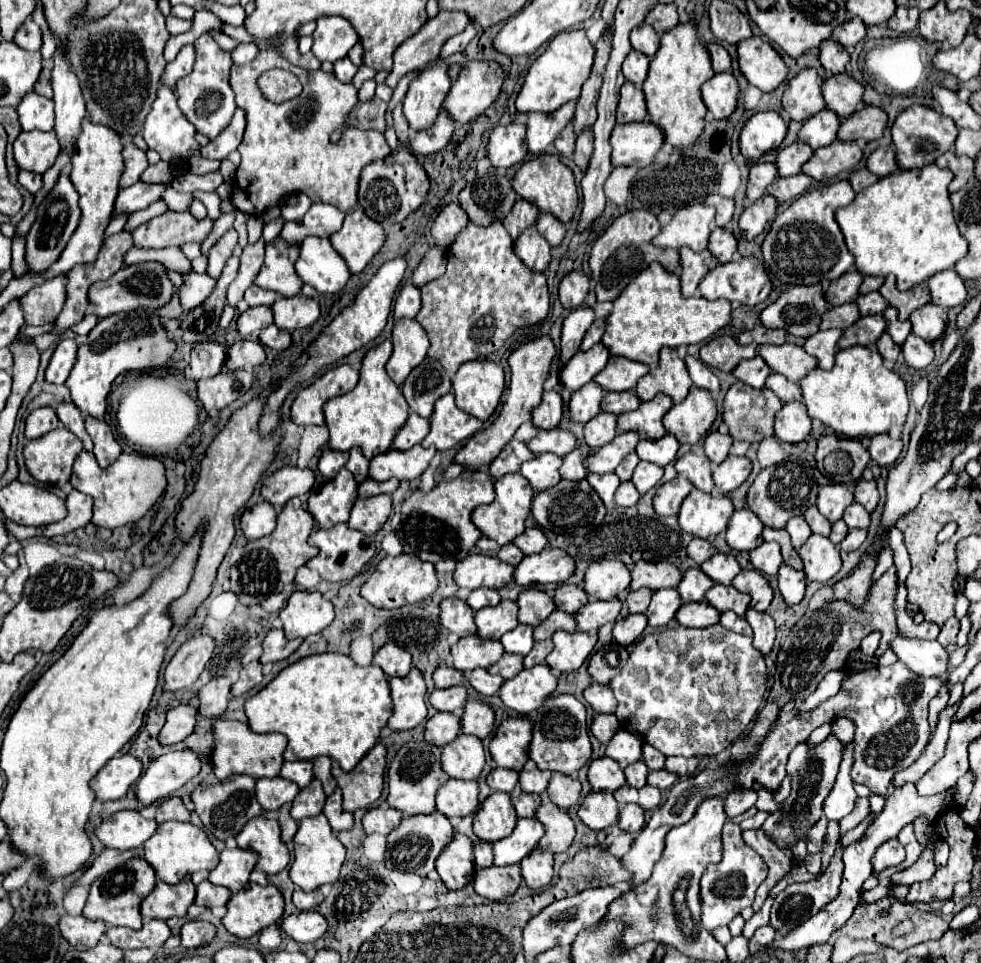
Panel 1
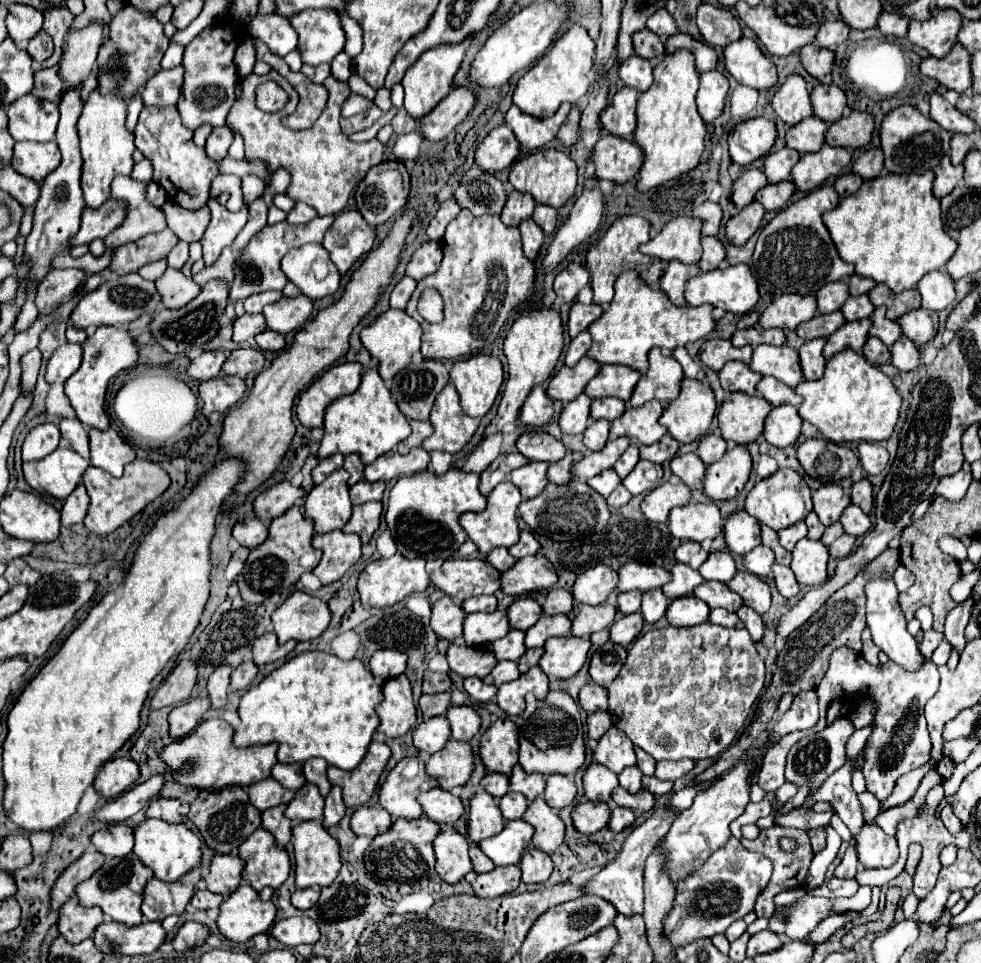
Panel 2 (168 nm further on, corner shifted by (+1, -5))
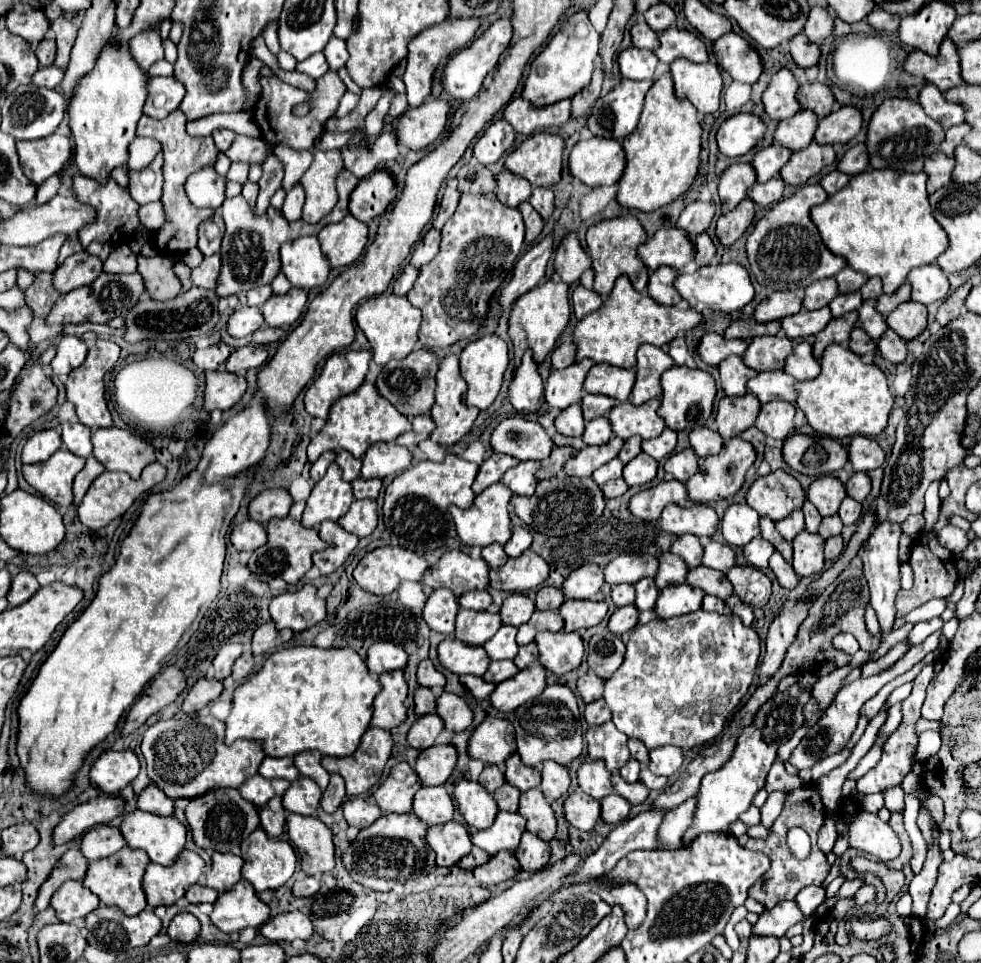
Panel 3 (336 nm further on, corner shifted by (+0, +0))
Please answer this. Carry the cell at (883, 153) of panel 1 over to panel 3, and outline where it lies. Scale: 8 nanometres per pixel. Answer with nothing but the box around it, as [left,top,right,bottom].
[838,143,870,175]

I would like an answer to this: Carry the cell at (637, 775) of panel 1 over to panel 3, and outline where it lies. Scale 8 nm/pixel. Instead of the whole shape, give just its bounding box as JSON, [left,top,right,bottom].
[620,759,640,783]

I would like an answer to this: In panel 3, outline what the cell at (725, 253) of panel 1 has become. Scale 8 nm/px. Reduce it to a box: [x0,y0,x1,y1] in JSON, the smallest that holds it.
[694,233,716,267]

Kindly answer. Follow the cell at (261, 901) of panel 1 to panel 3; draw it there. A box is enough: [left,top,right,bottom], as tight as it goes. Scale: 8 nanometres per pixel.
[210,879,270,933]

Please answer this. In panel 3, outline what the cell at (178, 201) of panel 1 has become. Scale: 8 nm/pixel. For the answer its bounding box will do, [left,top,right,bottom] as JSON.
[130,155,162,205]

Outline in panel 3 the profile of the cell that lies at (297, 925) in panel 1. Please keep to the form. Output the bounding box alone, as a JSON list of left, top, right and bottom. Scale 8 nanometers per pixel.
[260,911,314,941]

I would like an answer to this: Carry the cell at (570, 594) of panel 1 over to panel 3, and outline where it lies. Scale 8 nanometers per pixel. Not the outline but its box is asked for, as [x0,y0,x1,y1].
[536,587,564,611]

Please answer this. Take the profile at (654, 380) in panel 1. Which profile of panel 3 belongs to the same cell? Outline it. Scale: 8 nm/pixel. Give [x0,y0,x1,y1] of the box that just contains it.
[630,345,674,405]

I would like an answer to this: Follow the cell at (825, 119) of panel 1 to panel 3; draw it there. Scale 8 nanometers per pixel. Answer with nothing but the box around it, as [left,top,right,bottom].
[774,111,818,151]

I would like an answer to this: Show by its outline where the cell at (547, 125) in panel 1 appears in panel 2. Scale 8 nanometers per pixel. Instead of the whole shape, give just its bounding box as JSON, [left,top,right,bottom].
[505,104,571,150]

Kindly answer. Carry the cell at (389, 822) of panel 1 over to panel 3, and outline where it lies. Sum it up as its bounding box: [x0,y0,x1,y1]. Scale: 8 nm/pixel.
[344,797,382,829]

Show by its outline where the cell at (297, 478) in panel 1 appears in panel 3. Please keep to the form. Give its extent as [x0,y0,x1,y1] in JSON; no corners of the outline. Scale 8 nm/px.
[248,489,292,523]

